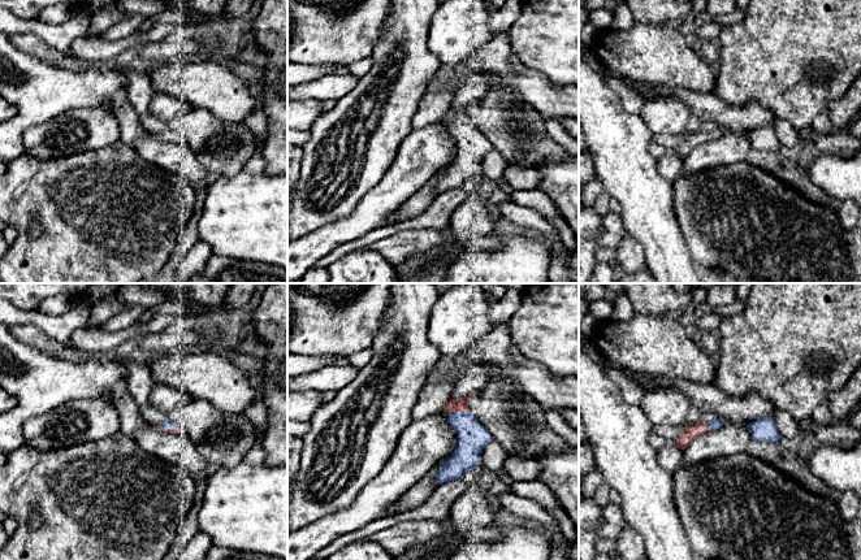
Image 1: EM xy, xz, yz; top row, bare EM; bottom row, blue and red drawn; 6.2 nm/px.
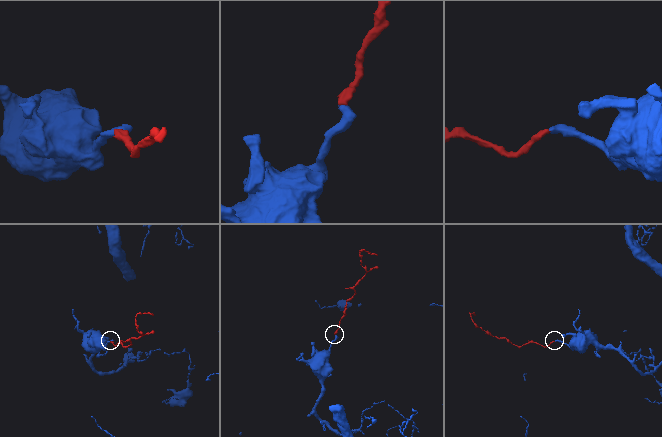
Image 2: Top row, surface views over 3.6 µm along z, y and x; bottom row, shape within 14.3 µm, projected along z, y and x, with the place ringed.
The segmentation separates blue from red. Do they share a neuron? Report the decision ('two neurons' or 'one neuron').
one neuron

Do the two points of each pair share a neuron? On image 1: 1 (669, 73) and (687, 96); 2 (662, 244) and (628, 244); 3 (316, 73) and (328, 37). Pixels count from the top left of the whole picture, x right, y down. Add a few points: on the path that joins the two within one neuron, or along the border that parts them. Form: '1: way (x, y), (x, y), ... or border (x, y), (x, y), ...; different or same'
1: border (649, 85), (686, 87), (709, 92); different
2: border (628, 234), (641, 246), (647, 268); different
3: border (301, 63), (328, 65); different

